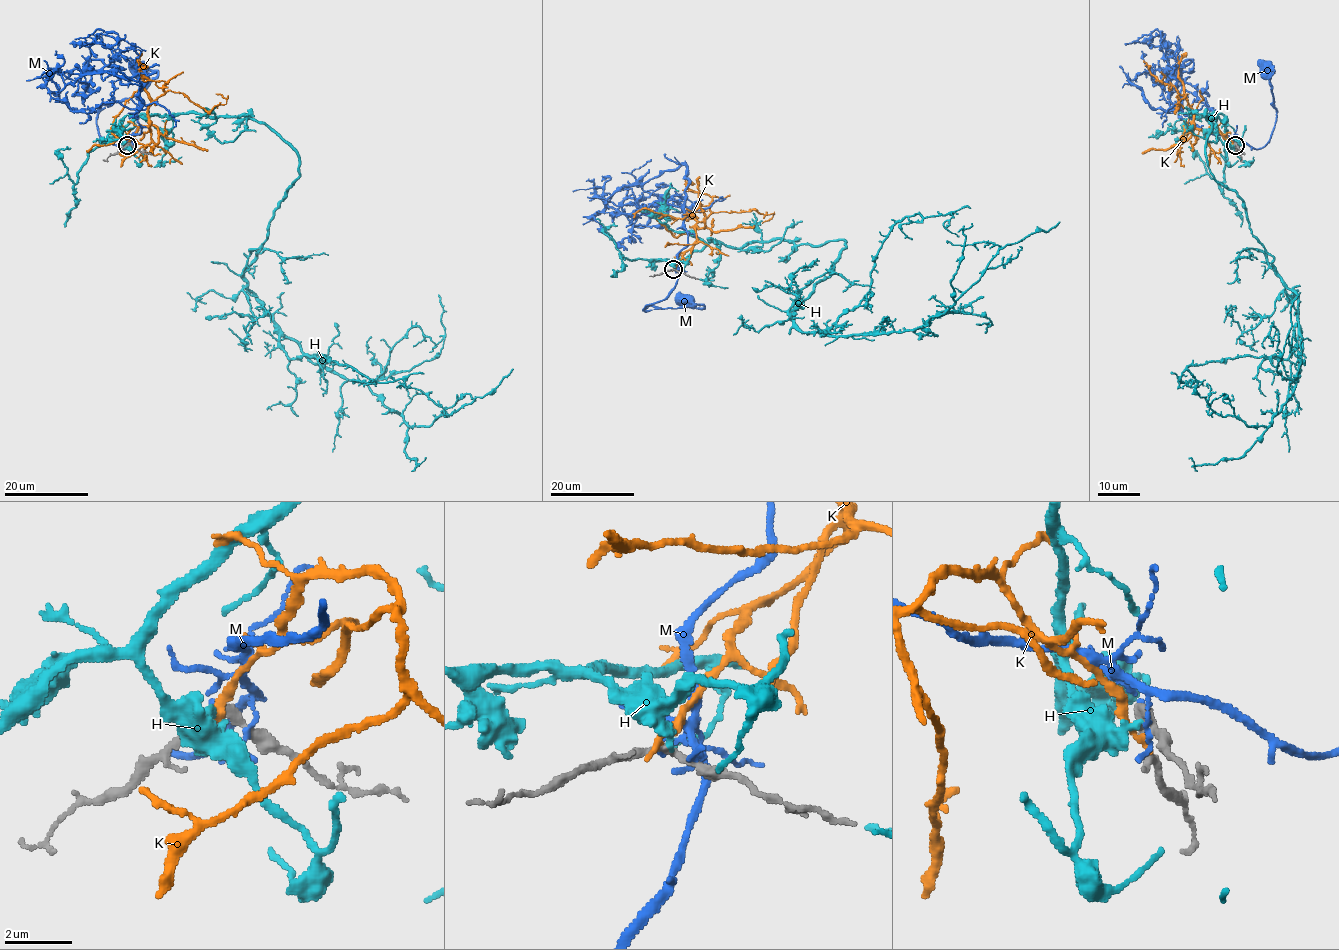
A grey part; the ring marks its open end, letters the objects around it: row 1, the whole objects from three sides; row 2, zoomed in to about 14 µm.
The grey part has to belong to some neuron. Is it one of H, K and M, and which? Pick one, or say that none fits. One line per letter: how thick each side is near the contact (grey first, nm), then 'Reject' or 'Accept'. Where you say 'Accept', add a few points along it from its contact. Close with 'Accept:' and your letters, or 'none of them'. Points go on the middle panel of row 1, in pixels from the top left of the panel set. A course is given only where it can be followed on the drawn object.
H: Thickness 260 nm (grey) against 280 nm. Reject
K: Thickness 240 nm (grey) against 280 nm. Accept. Its course: (673, 269), (697, 241), (705, 215), (699, 208), (682, 218), (657, 218), (675, 237), (685, 234)
M: Thickness 240 nm (grey) against 130 nm. Reject
Accept: K

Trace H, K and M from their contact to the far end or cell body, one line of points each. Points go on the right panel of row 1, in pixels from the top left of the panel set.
H: (1235, 144), (1205, 117), (1208, 167), (1298, 297), (1296, 387), (1247, 426), (1187, 368)
K: (1235, 145), (1216, 126), (1194, 125), (1192, 134), (1173, 146), (1184, 141), (1189, 119), (1202, 99), (1199, 91)
M: (1235, 143), (1232, 139), (1261, 148), (1268, 141), (1276, 121), (1276, 110), (1271, 104), (1274, 96), (1265, 70)

